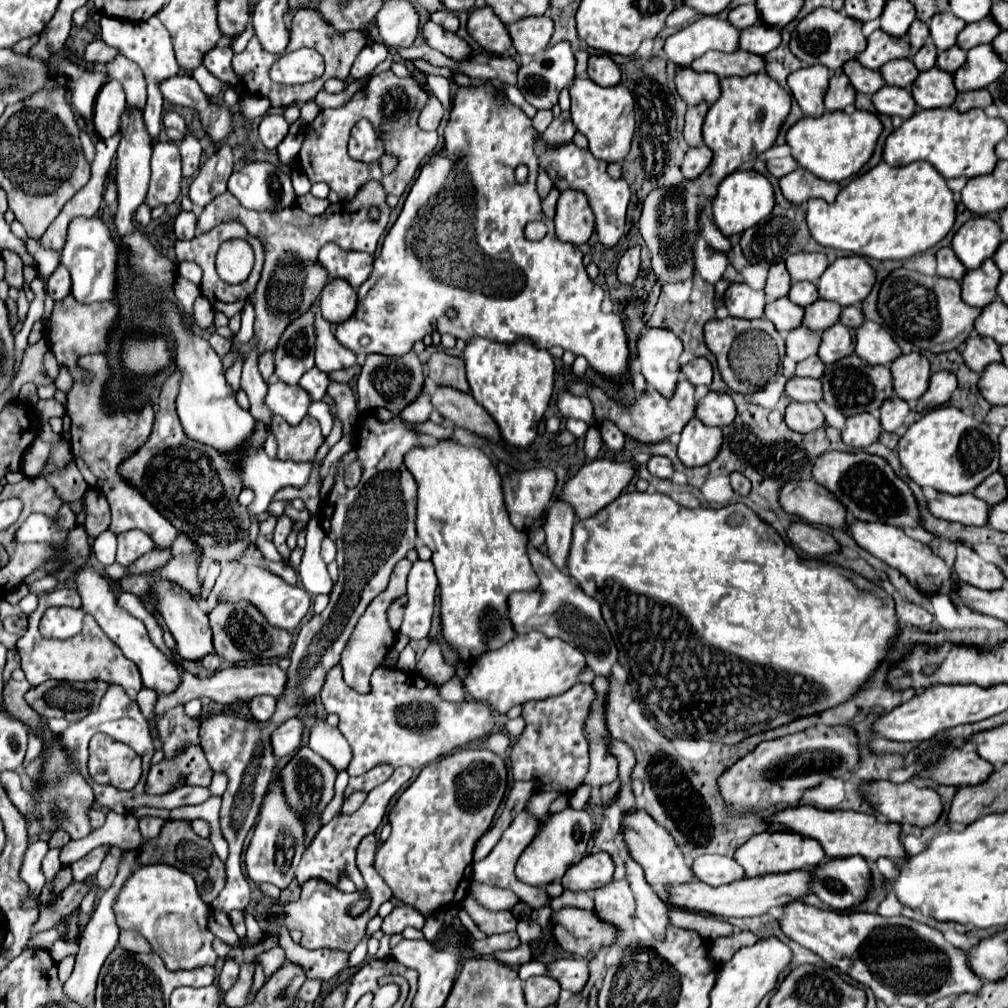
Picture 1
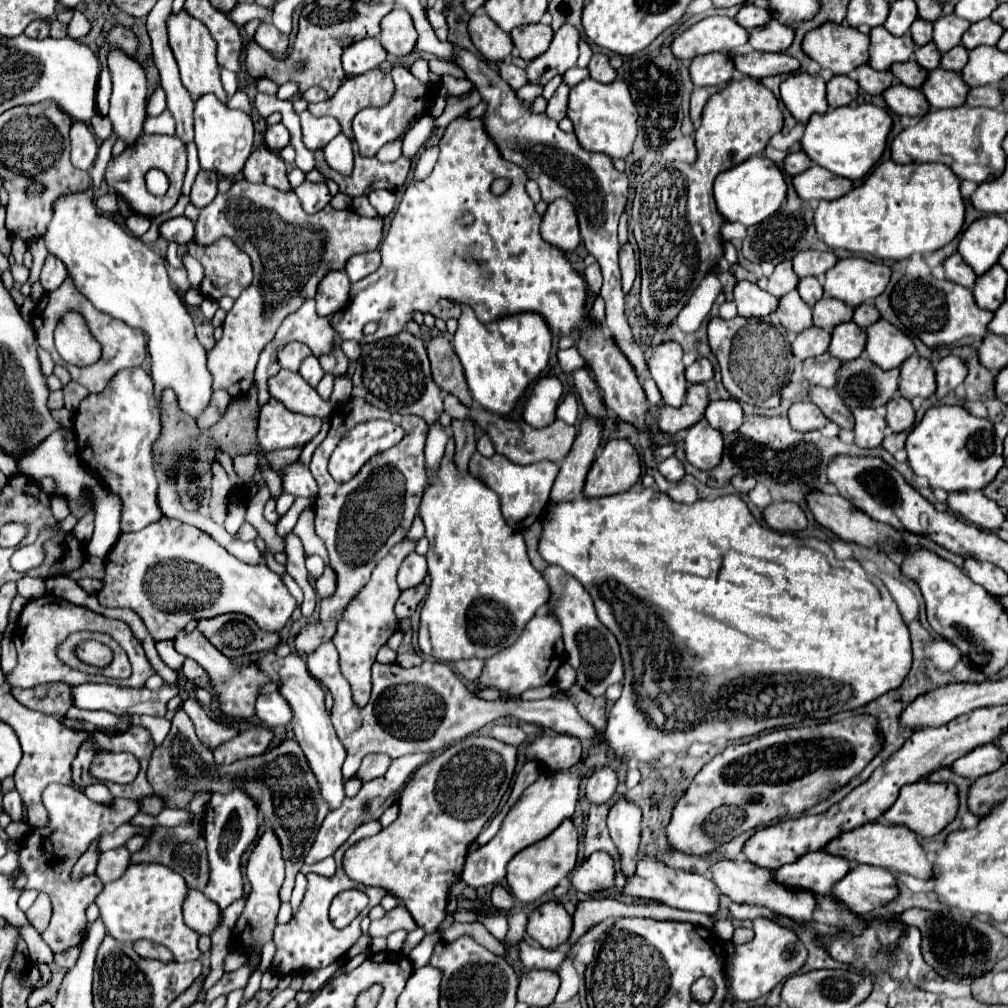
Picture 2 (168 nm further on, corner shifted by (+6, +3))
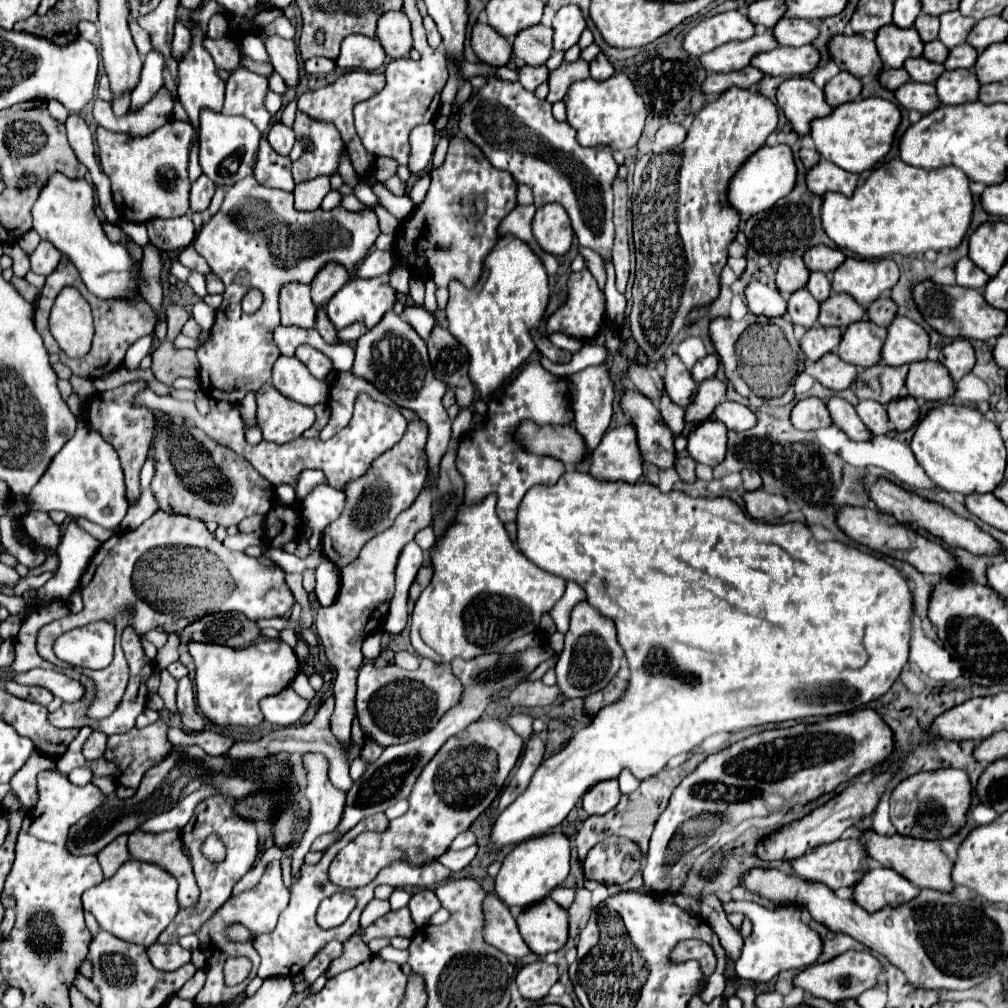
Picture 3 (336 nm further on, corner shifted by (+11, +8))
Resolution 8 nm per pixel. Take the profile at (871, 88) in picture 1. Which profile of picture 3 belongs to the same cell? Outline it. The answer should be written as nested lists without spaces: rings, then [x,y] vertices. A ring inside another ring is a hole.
[[[884,68],[884,72],[878,76],[878,80],[880,80],[880,84],[884,86],[884,88],[888,88],[888,90],[896,90],[896,88],[900,88],[902,84],[906,84],[906,82],[910,82],[910,76],[908,76],[908,72],[906,70],[894,70],[894,68]]]

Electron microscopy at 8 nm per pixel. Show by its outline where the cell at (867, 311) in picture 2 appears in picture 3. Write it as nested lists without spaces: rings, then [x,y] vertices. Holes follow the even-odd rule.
[[[878,298],[876,302],[872,302],[868,306],[866,314],[868,314],[868,320],[876,322],[878,326],[888,326],[894,320],[896,312],[898,312],[898,304],[894,300],[890,300],[890,298]]]

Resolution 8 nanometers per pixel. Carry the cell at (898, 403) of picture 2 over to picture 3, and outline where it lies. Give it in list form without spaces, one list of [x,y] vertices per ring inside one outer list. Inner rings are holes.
[[[912,396],[906,398],[896,398],[888,406],[888,416],[892,422],[892,428],[896,432],[906,432],[912,428],[920,416],[920,406],[916,406],[916,400]]]

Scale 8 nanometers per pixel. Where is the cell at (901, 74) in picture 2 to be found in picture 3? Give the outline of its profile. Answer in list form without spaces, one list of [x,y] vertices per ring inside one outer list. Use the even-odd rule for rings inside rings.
[[[910,58],[904,62],[904,68],[908,70],[908,74],[914,82],[936,82],[942,76],[942,72],[946,70],[944,64],[934,64],[924,58]]]

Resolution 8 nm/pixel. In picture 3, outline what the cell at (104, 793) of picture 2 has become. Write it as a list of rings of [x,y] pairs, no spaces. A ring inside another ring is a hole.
[[[80,766],[80,768],[76,768],[76,770],[72,770],[72,772],[68,774],[68,780],[70,780],[72,784],[76,784],[76,786],[84,786],[84,784],[88,784],[90,778],[92,778],[90,772],[92,772],[90,768]]]

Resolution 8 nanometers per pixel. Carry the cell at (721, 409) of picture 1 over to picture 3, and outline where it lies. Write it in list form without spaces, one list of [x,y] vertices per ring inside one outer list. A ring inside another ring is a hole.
[[[724,400],[716,410],[714,410],[714,418],[724,422],[728,430],[748,430],[756,426],[756,412],[752,412],[750,408]]]

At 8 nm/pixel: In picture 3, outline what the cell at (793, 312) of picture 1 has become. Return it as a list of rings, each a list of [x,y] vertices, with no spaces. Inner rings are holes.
[[[806,288],[796,290],[788,298],[788,316],[792,324],[812,328],[818,322],[818,312],[820,312],[820,302],[814,300],[814,296]]]

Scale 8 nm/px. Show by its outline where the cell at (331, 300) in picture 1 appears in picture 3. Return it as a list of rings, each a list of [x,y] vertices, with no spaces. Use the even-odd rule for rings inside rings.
[[[330,262],[326,264],[318,274],[316,280],[312,280],[312,300],[316,308],[322,308],[328,304],[328,300],[348,282],[348,270],[342,264]]]

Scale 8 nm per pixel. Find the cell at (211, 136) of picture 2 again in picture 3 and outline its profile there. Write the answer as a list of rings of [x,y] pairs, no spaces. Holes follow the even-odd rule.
[[[202,110],[200,114],[200,166],[202,172],[216,186],[232,186],[246,176],[254,176],[252,168],[256,162],[256,152],[260,144],[258,128],[242,116],[224,116],[212,110]]]

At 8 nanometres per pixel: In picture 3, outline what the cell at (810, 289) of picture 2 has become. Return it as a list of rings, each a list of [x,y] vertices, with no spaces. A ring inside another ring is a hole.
[[[812,272],[806,288],[810,290],[810,294],[818,302],[824,302],[830,296],[830,292],[832,292],[832,282],[830,282],[830,278],[824,272]]]

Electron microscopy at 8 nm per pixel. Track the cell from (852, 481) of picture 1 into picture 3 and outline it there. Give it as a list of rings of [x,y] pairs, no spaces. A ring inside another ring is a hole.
[[[878,480],[876,484],[872,486],[866,486],[868,490],[868,496],[870,500],[878,506],[878,510],[884,510],[884,512],[890,512],[896,520],[904,522],[904,524],[910,524],[910,522],[918,522],[922,528],[926,528],[930,534],[946,540],[950,546],[960,546],[972,554],[1004,554],[1004,550],[1000,548],[1000,544],[986,532],[982,532],[972,520],[966,520],[966,518],[960,518],[956,516],[954,512],[950,512],[948,508],[940,506],[940,504],[934,504],[934,502],[928,502],[924,498],[920,498],[918,494],[914,492],[908,492],[900,486],[896,486],[894,482],[888,482],[888,480]]]

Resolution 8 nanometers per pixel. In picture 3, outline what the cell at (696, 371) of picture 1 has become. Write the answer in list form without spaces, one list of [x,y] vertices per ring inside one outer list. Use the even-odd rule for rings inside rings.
[[[710,354],[710,356],[706,356],[706,358],[702,358],[702,360],[698,360],[694,364],[692,378],[696,382],[704,382],[706,378],[712,378],[716,374],[716,370],[718,370],[718,356],[716,354]]]

